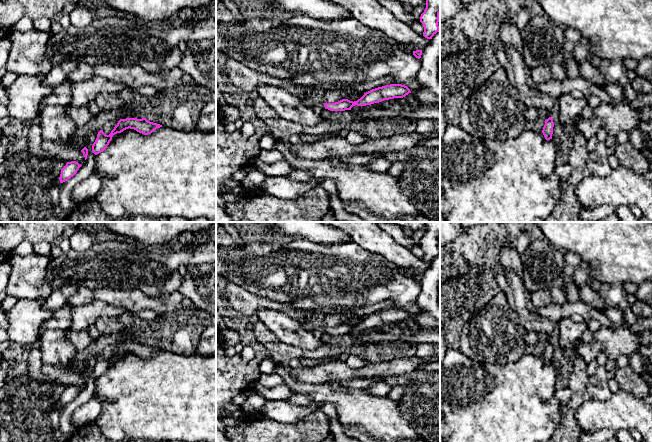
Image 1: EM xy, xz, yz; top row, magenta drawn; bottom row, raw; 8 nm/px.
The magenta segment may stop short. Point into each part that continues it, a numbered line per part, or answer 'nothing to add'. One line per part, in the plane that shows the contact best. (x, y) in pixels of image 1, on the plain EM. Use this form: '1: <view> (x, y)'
nothing to add

